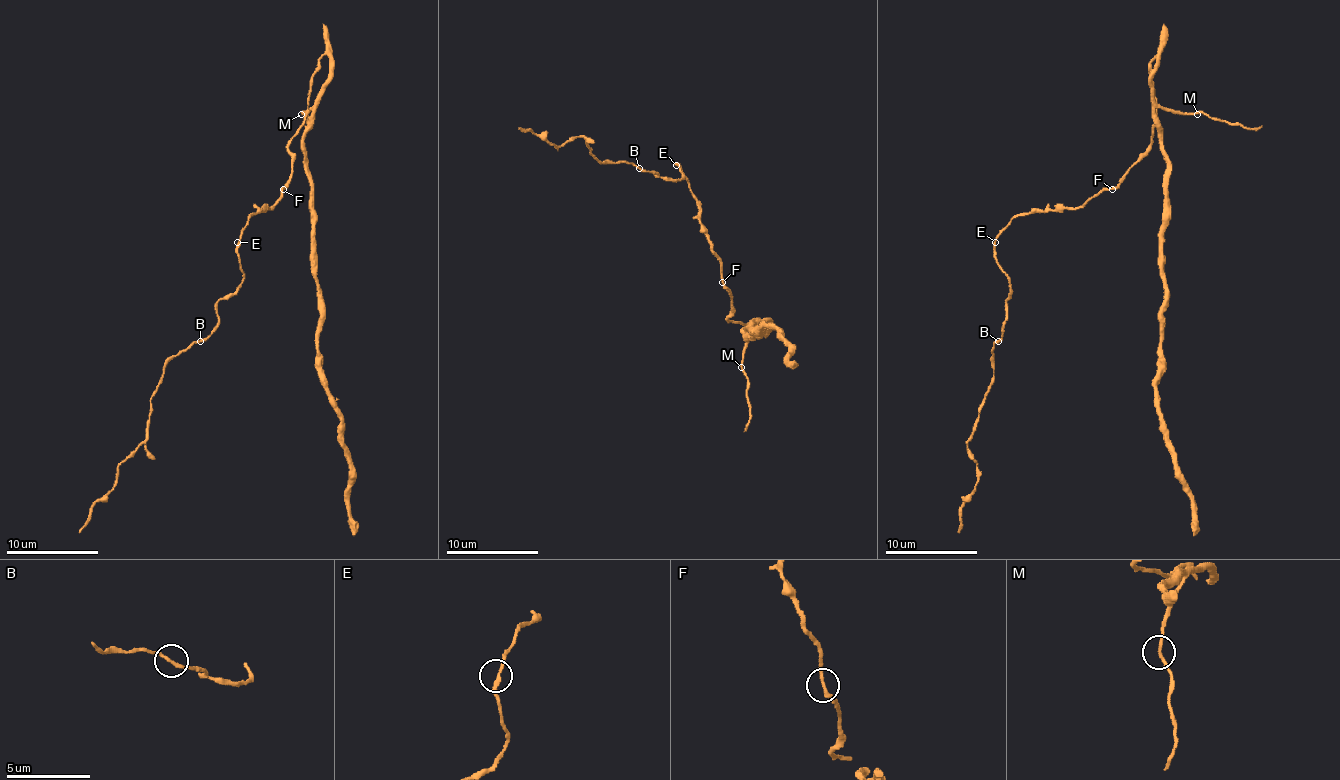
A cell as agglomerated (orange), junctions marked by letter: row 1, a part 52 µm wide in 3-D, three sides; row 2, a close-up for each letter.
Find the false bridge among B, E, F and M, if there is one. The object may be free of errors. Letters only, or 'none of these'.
none of these

